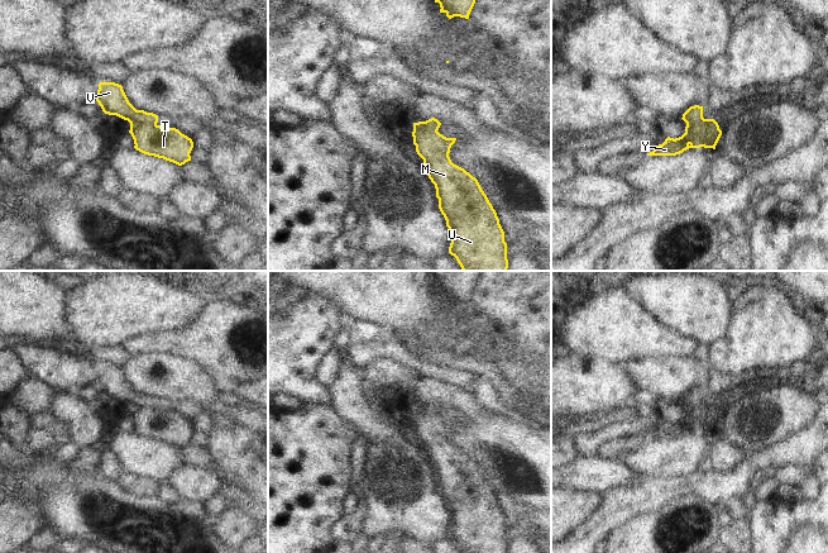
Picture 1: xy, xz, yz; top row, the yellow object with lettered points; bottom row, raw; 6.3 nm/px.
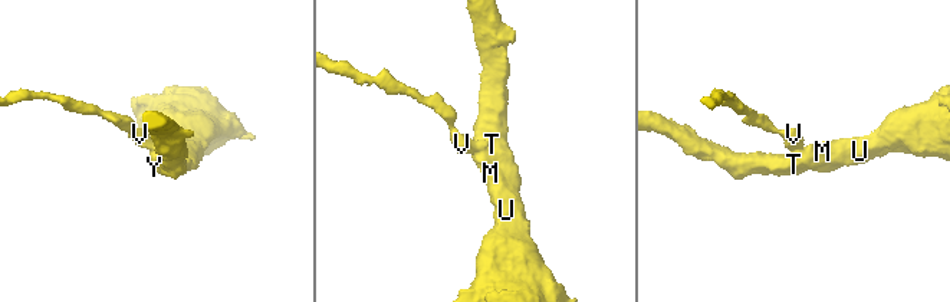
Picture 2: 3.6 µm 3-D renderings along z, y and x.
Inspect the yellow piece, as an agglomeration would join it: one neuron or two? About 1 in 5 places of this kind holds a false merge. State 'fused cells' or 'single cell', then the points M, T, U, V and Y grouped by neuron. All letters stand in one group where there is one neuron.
fused cells; groups M T U Y / V

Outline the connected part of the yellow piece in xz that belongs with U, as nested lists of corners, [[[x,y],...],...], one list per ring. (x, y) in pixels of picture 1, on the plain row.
[[[430,409],[415,410],[412,420],[416,435],[426,449],[426,458],[435,468],[439,492],[451,516],[449,537],[456,542],[461,553],[507,553],[507,526],[496,494],[478,463],[449,440],[456,421],[446,421]]]

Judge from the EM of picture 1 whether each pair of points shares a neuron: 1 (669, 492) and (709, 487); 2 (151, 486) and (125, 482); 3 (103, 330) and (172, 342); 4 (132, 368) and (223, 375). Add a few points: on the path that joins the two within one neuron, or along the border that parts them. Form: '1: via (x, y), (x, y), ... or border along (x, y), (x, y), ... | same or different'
1: via (679, 487), (699, 487) | same
2: via (144, 486), (132, 484) | same
3: border along (167, 330), (140, 334), (120, 346) | different
4: border along (183, 357), (195, 361), (218, 386) | different

